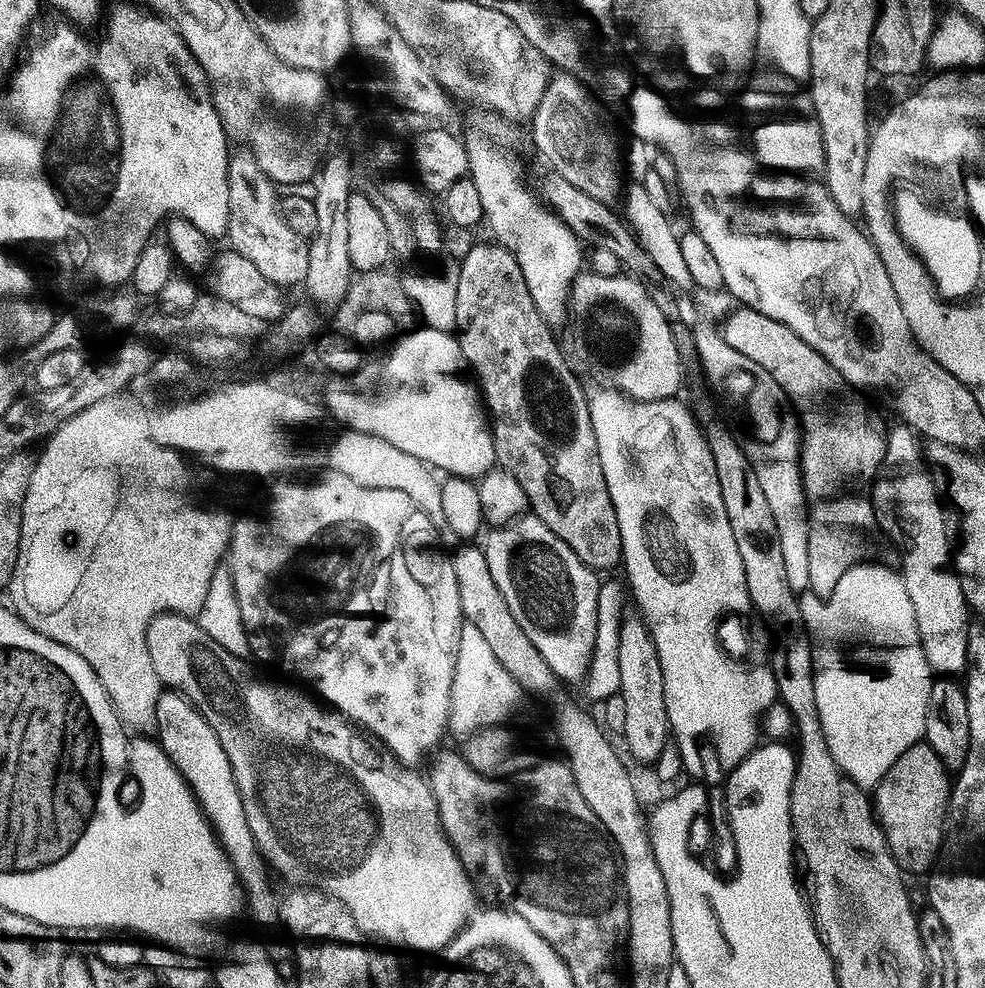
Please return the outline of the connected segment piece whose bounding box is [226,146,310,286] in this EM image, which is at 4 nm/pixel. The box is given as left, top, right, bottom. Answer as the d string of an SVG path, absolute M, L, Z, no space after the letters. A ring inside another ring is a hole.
M233 147L228 158L230 218L226 240L232 243L229 244L231 251L242 254L242 258L250 258L250 262L254 262L254 266L258 266L258 270L270 278L270 282L281 286L303 285L306 270L310 266L309 241L298 235L289 221L288 224L284 221L286 216L278 207L277 189L272 181L263 174L251 176L244 172L244 164L255 165L256 159L251 148L239 147Z

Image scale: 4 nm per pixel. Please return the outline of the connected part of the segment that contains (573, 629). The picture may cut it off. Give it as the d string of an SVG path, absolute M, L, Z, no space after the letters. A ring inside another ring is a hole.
M525 514L520 519L510 522L501 528L491 529L483 537L482 549L486 556L486 563L490 568L491 577L502 590L502 598L506 598L506 606L510 606L510 614L518 621L518 626L526 630L530 642L538 646L538 654L546 658L550 670L561 681L583 681L588 675L588 667L592 661L592 651L596 645L598 634L598 594L601 581L596 580L597 573L586 567L551 530L539 520L537 516Z

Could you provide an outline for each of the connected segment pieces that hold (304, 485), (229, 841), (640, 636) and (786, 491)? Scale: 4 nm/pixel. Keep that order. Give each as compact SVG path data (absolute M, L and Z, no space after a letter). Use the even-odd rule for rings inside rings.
M320 470L320 471L317 471L317 472L316 472L316 473L315 473L315 474L312 474L312 475L309 475L309 476L312 476L312 477L310 477L310 478L309 478L309 480L296 480L296 479L300 479L300 478L284 478L284 479L281 479L281 480L280 480L280 481L279 481L279 482L276 482L276 483L280 483L280 482L281 482L281 484L276 484L276 485L274 485L274 486L273 486L273 488L272 488L272 497L270 497L270 498L269 498L269 500L268 500L268 501L266 501L266 502L265 502L265 504L264 504L264 505L262 505L262 506L261 506L261 508L260 508L260 513L258 513L258 514L257 514L257 516L244 516L244 517L242 517L242 518L241 518L241 520L240 520L240 517L239 517L239 519L237 519L237 520L236 520L236 521L235 521L235 524L234 524L234 527L233 527L233 529L232 529L232 539L231 539L231 541L230 541L230 543L229 543L229 546L228 546L228 551L227 551L227 553L226 553L226 567L227 567L227 569L228 569L228 572L229 572L229 573L230 573L230 575L232 575L232 585L233 585L233 586L234 586L234 590L235 590L235 591L236 591L236 597L237 597L237 598L238 598L238 610L239 610L239 611L240 611L240 621L241 621L241 622L242 622L242 626L243 626L243 627L244 627L244 631L245 631L245 632L247 632L247 634L248 634L248 647L249 647L249 649L250 649L250 652L251 652L251 655L252 655L252 656L253 656L253 657L254 657L254 656L255 656L255 655L256 655L256 656L257 656L257 658L258 658L258 659L260 659L260 660L265 660L265 662L266 662L266 663L268 663L268 664L277 664L277 666L278 666L278 667L280 667L280 668L285 668L285 670L286 670L286 671L288 671L288 672L293 672L293 674L294 674L294 675L296 675L296 676L297 676L297 678L298 678L298 679L300 679L300 680L305 680L305 682L306 682L306 683L308 683L308 684L313 684L313 686L314 686L314 687L316 687L316 692L317 692L317 693L316 693L316 692L315 692L315 695L316 695L316 696L317 696L317 697L319 697L319 699L320 699L320 700L321 700L321 701L324 701L324 702L327 702L327 703L328 703L328 704L329 704L329 705L331 705L331 707L333 707L333 708L335 708L335 709L336 709L336 711L337 711L337 712L340 712L340 713L341 713L341 714L342 714L342 715L343 715L343 716L347 716L347 717L348 717L348 719L349 719L349 720L351 720L351 721L352 721L352 723L353 723L353 724L355 724L355 725L357 725L357 726L359 726L359 727L360 727L360 728L361 728L361 729L363 729L363 731L364 731L364 732L365 732L365 733L367 733L367 735L368 735L368 736L369 736L369 737L372 737L372 738L375 738L375 739L376 739L376 740L377 740L377 741L379 741L379 743L380 743L380 744L381 744L381 745L383 745L383 747L384 747L384 748L385 748L385 749L387 749L387 751L388 751L388 752L389 752L389 753L391 753L391 755L393 755L393 756L395 756L395 757L396 757L396 759L397 759L397 760L399 760L399 761L400 761L400 763L402 763L402 764L407 764L407 765L409 765L409 766L420 766L420 763L422 763L422 762L423 762L423 760L424 760L424 759L425 759L425 760L424 760L424 763L425 763L425 761L427 761L427 760L428 760L428 759L429 759L429 757L431 757L431 756L432 756L432 755L433 755L433 753L435 753L435 752L436 752L436 751L437 751L437 748L438 748L438 745L436 745L436 743L438 743L438 742L439 742L439 740L440 740L440 739L442 739L442 738L443 738L443 736L446 736L446 733L447 733L447 732L448 732L448 715L449 715L449 714L450 714L450 713L451 713L451 712L452 712L452 711L451 711L451 710L450 710L450 686L451 686L451 685L452 685L452 683L453 683L453 682L454 682L454 666L455 666L455 665L456 665L456 663L457 663L457 662L458 662L458 633L459 633L459 630L460 630L460 626L461 626L461 623L462 623L462 613L461 613L461 611L460 611L460 599L459 599L459 598L458 598L458 579L456 579L456 578L455 578L455 566L454 566L454 564L453 564L453 557L452 557L452 556L451 556L451 555L449 555L449 553L448 553L448 552L447 552L447 554L446 554L446 553L444 553L444 552L443 552L443 550L442 550L442 549L440 549L440 548L432 548L432 547L434 547L434 546L435 546L435 544L436 544L436 543L438 543L438 542L439 542L439 540L440 540L440 536L441 536L441 533L440 533L440 532L439 532L439 531L438 531L438 530L437 530L437 529L436 529L436 527L435 527L435 526L434 526L434 522L430 522L430 518L426 518L426 514L425 514L425 513L424 513L424 511L422 511L422 509L420 509L420 508L419 508L419 506L418 506L418 505L416 505L416 503L415 503L415 502L414 502L414 498L410 498L410 494L402 494L402 490L382 490L382 489L381 489L381 488L371 488L371 487L370 487L370 486L358 486L358 482L354 482L354 481L353 481L353 480L352 480L352 479L351 479L351 478L349 478L349 476L347 476L347 475L346 475L346 474L338 474L338 473L337 473L337 472L329 472L329 471L327 471L327 470ZM427 548L432 548L432 549L430 549L430 550L429 550L429 552L428 552L428 564L429 564L429 566L430 566L430 567L432 567L432 569L430 569L430 570L429 570L429 572L428 572L428 580L429 580L429 582L430 582L430 583L432 583L432 588L428 588L428 584L427 584L427 582L426 582L426 581L424 581L424 580L423 580L423 578L422 578L422 577L420 577L420 576L419 576L419 574L418 574L418 573L416 573L416 572L415 572L415 570L414 570L414 569L412 569L412 568L416 568L416 567L418 567L418 566L419 566L419 564L420 564L420 560L419 560L419 558L418 558L418 557L416 557L416 555L418 555L418 554L419 554L419 552L424 552L424 551L426 551L426 550L427 550Z
M175 690L161 691L156 703L155 728L160 747L172 759L174 767L190 785L196 801L212 823L224 853L230 858L236 871L236 879L240 882L247 911L249 908L253 918L260 924L277 923L278 896L277 893L272 893L272 888L268 885L269 869L256 846L255 838L250 834L250 822L246 822L246 810L242 810L242 794L238 794L238 786L234 782L234 770L230 770L230 758L226 758L226 750L222 750L218 734L214 734L210 722L206 722L202 713Z
M629 615L620 626L618 642L618 668L622 670L619 699L624 699L624 736L628 739L628 748L632 756L642 763L651 765L662 754L662 750L670 742L670 729L666 718L666 698L662 686L662 662L658 662L658 650L654 646L654 638L647 624L639 615Z
M788 456L784 458L784 462L772 463L768 462L765 468L762 466L756 468L756 473L760 479L760 485L762 490L766 490L766 502L770 502L770 511L774 513L774 526L778 526L778 542L782 542L782 559L786 562L786 582L790 582L790 586L797 594L808 591L808 583L810 582L810 542L808 541L808 522L802 522L802 516L808 516L808 514L802 514L800 507L806 503L804 498L804 488L798 488L798 482L802 479L800 474L800 466L797 464L790 464Z

